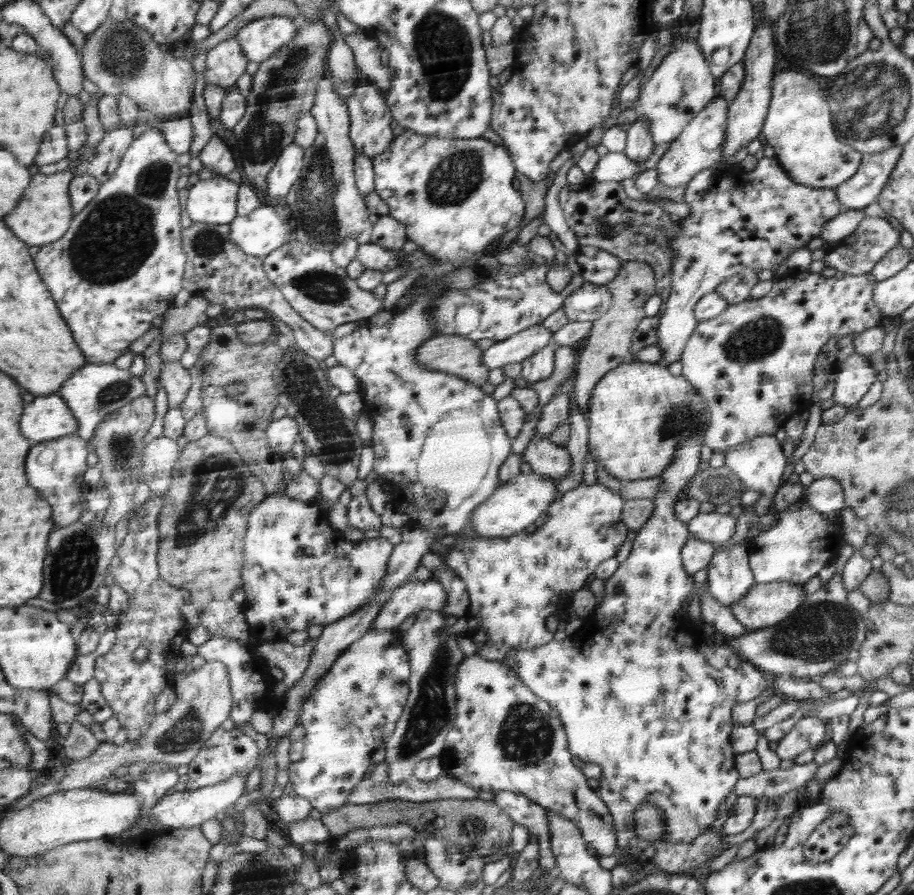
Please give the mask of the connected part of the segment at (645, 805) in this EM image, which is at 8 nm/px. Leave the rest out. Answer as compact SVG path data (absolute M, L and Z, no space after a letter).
M642 801L636 807L634 824L636 824L636 834L651 842L660 841L664 830L666 830L666 821L664 821L662 809L650 801Z

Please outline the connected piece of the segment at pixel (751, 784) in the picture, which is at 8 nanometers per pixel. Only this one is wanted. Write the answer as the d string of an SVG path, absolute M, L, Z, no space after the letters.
M812 761L804 764L795 763L788 769L781 767L770 771L762 769L760 772L737 782L734 793L737 796L766 796L777 799L786 792L804 788L807 782L814 778L818 767L819 765Z

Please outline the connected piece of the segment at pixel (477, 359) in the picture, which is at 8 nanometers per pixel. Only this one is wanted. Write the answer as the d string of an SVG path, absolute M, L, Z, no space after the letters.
M436 334L418 348L417 360L421 366L466 379L477 388L489 381L491 371L483 364L483 351L470 338Z

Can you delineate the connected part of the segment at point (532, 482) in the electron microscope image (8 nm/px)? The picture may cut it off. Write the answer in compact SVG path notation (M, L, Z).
M533 473L519 475L503 483L489 500L474 509L473 520L470 521L469 526L479 537L485 538L510 537L521 533L528 524L536 522L536 518L540 514L544 514L544 510L554 500L554 492L556 492L556 488L554 488L552 480L546 479L544 476Z

